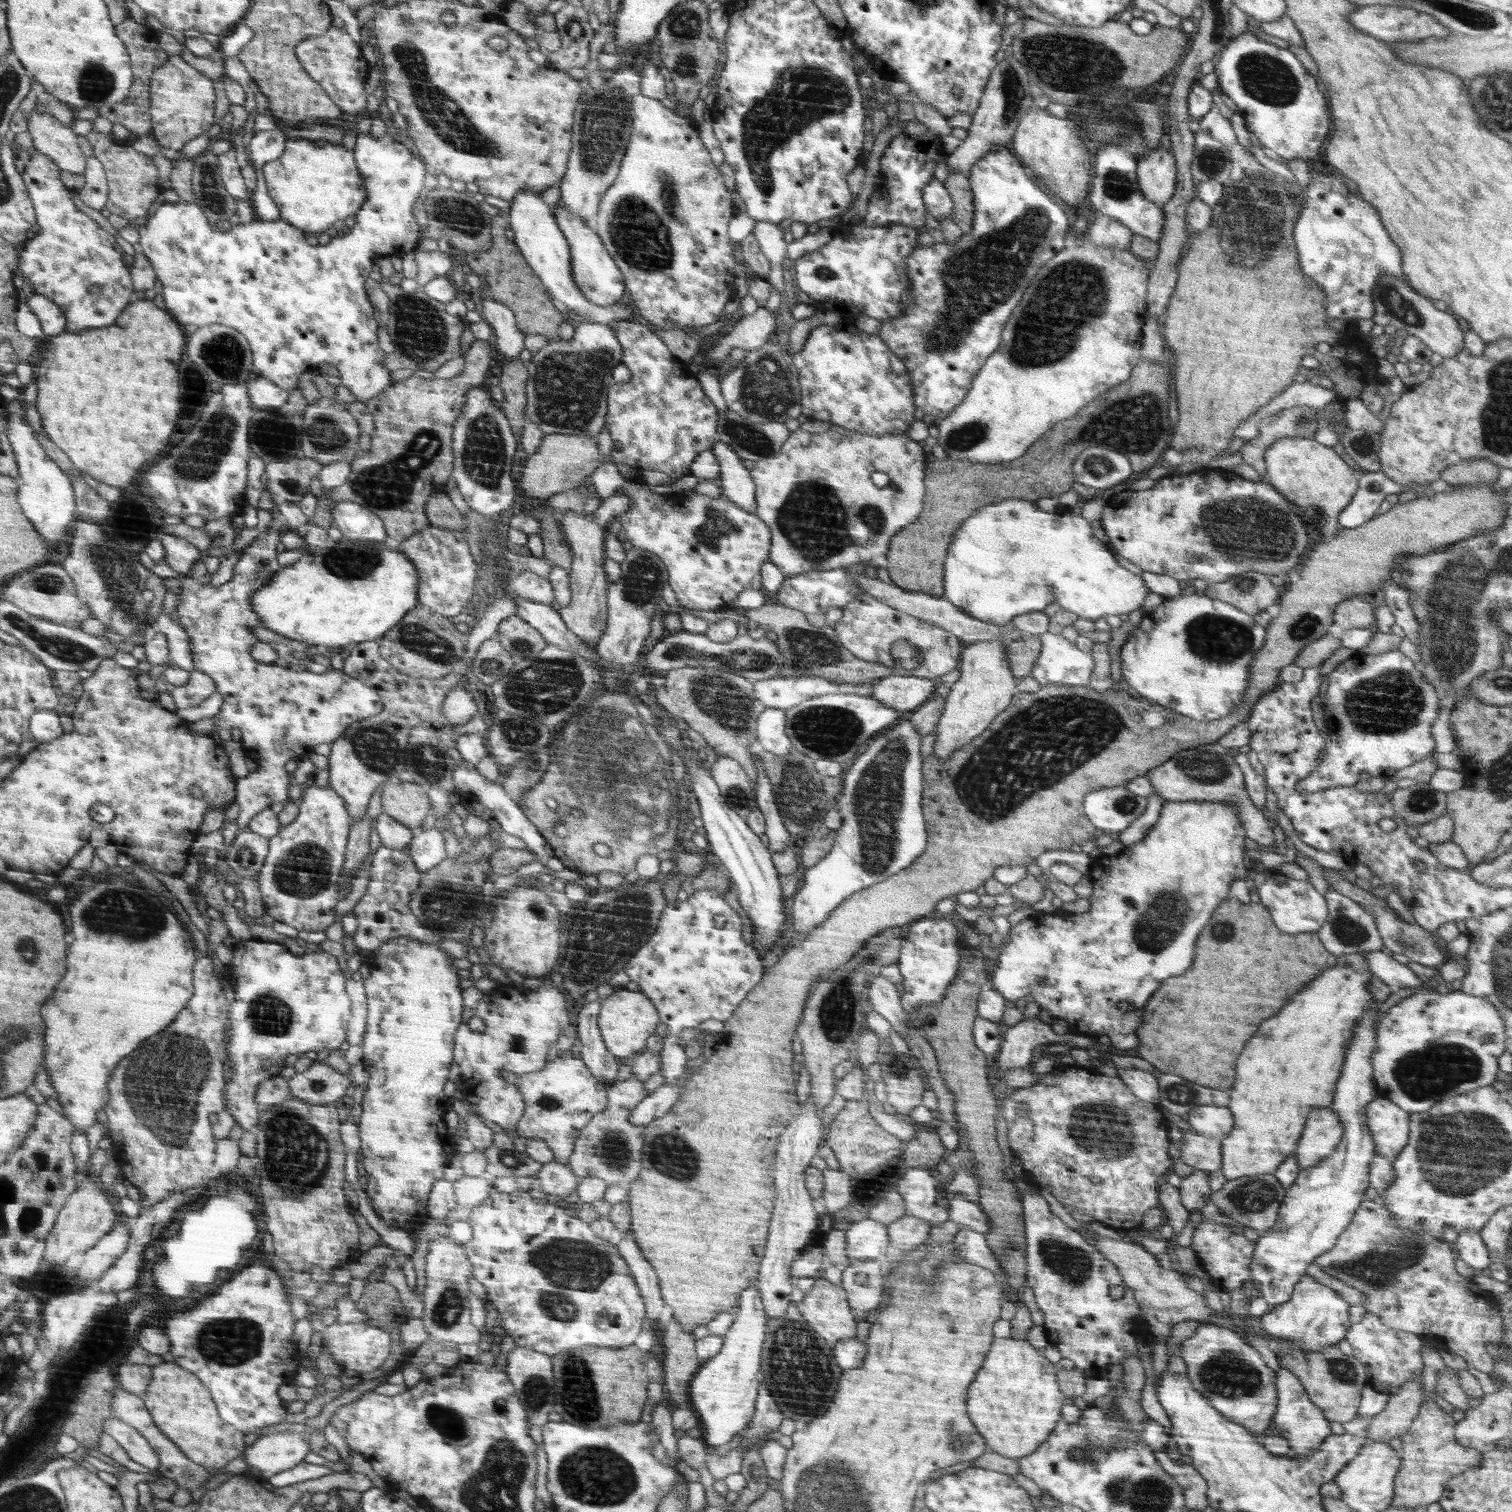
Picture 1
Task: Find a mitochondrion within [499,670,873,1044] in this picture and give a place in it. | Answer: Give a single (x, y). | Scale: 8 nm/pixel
(611, 761)

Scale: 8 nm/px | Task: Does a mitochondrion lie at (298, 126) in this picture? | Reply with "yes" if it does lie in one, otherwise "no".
no

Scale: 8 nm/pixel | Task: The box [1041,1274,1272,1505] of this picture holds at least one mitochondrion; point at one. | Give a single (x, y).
(1226, 1375)

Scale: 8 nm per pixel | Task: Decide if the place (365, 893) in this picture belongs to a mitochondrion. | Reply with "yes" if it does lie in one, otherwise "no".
no

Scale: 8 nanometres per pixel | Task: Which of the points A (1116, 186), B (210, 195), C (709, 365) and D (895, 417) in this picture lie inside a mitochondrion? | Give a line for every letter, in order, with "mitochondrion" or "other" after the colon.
A: mitochondrion
B: mitochondrion
C: other
D: other

